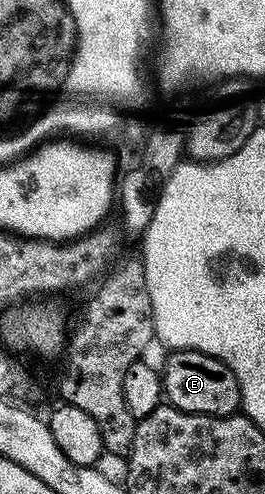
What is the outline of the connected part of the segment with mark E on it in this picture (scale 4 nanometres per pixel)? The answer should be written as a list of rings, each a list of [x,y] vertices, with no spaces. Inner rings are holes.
[[[180,348],[171,351],[166,358],[166,366],[160,372],[162,391],[171,408],[179,408],[181,412],[191,412],[201,416],[232,416],[242,407],[240,386],[224,366],[216,358],[203,352]]]

